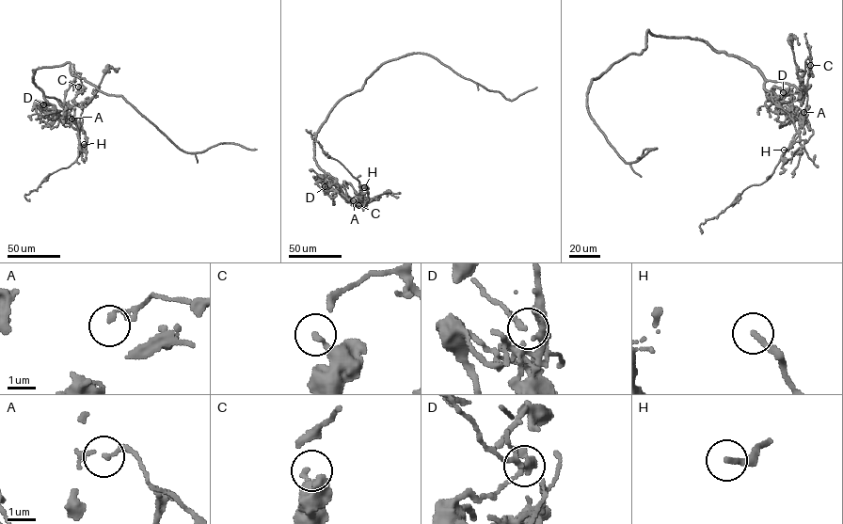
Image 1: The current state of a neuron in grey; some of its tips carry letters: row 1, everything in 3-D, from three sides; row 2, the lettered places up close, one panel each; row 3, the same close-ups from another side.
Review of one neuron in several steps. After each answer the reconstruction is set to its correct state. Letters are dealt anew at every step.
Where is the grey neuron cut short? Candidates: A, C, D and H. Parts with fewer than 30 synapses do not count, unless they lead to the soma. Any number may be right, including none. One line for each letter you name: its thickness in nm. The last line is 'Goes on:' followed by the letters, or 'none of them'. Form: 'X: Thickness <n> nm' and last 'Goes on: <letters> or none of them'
Goes on: none of them

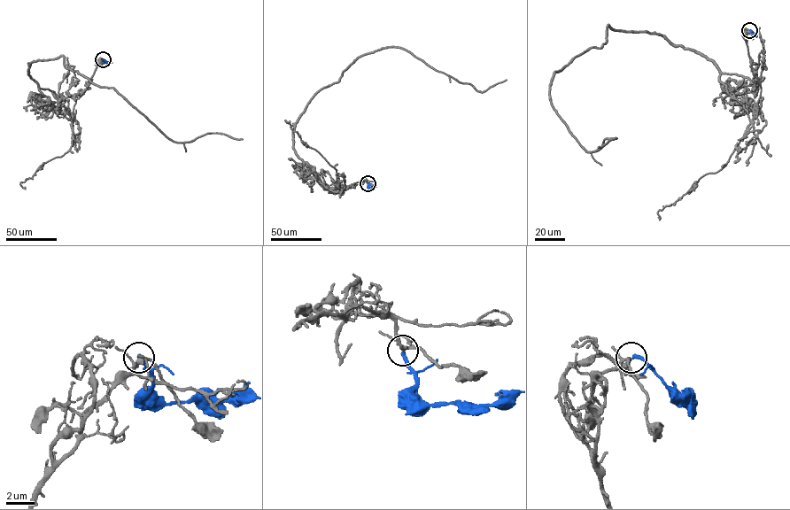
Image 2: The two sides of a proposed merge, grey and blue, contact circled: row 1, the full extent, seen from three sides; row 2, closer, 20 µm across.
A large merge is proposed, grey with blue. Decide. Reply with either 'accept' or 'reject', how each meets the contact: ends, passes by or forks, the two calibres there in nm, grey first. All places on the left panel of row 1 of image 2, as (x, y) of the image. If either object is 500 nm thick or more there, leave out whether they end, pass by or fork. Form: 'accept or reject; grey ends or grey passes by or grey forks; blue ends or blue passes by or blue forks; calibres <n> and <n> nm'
accept; grey forks; blue ends; calibres 220 and 240 nm

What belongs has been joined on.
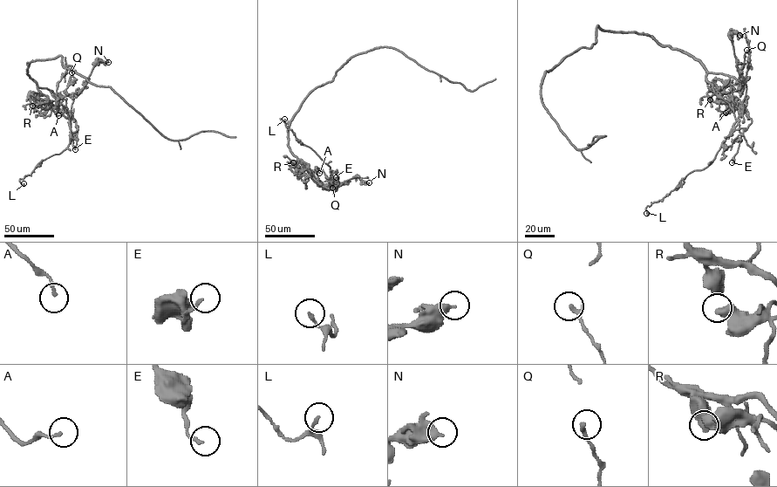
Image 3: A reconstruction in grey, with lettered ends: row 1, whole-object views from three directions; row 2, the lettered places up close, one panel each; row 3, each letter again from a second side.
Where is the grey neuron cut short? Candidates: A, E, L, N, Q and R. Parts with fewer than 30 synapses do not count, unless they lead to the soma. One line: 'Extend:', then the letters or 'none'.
Extend: none

